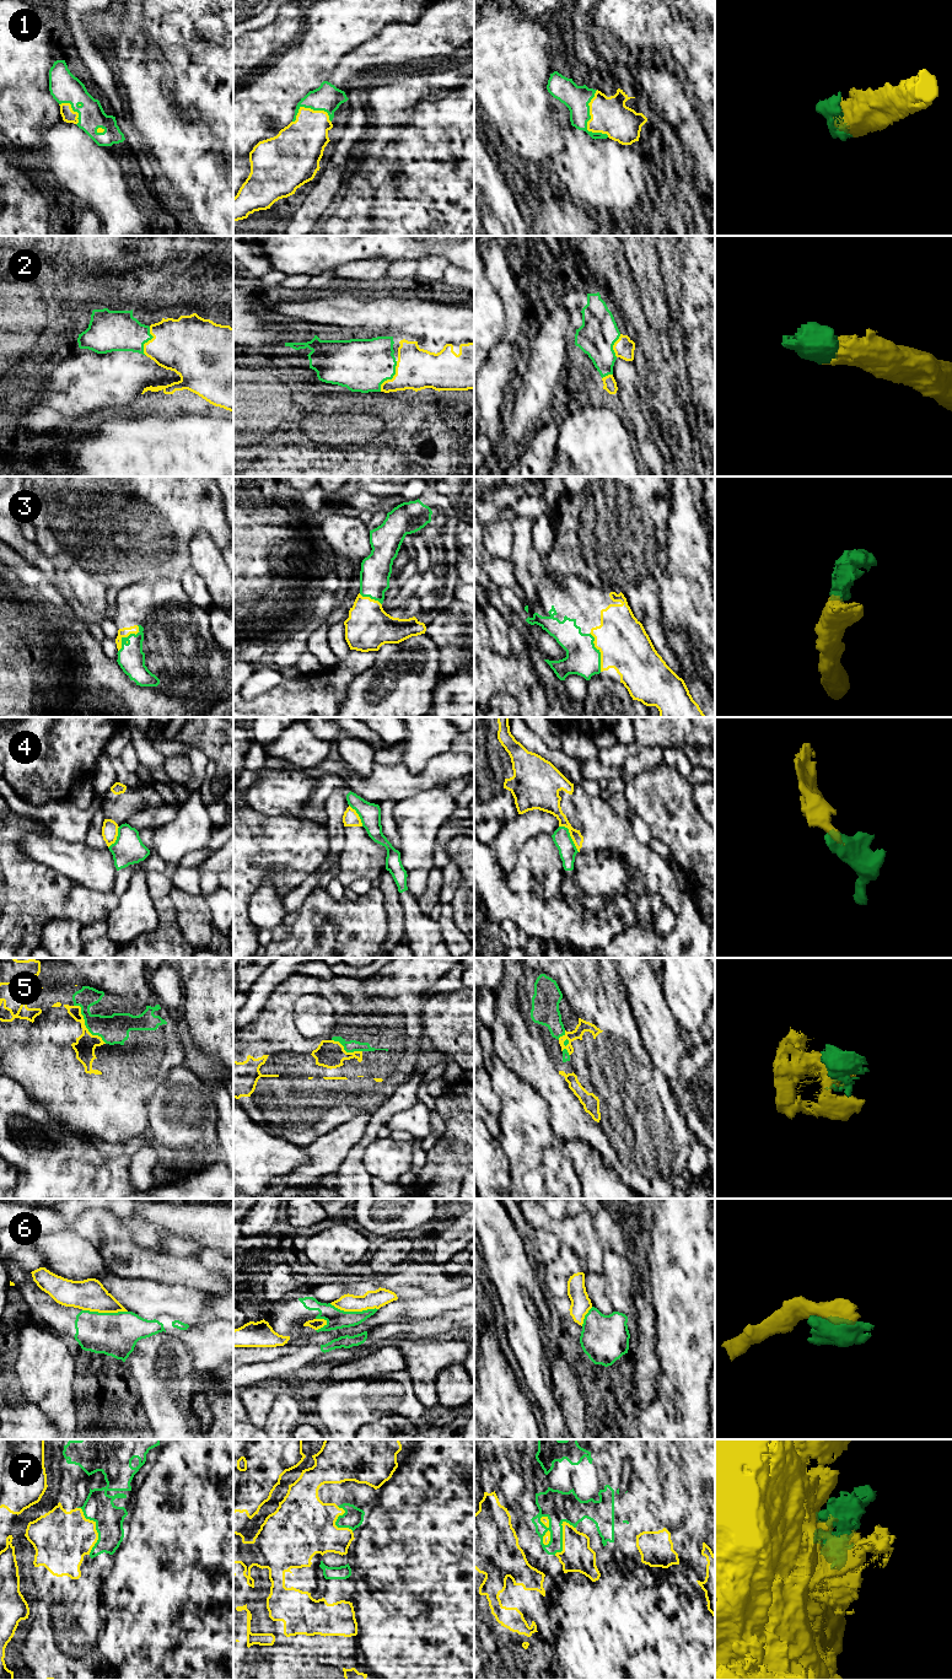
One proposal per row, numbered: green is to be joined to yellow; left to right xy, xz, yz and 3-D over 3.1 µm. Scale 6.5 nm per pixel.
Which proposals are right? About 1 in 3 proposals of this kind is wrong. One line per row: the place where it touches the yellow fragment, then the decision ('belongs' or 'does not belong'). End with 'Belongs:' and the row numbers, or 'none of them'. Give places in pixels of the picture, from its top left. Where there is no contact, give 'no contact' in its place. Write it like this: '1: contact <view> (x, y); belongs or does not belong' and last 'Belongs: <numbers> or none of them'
1: contact yz (589, 120); belongs
2: contact xz (392, 378); belongs
3: contact yz (600, 651); belongs
4: contact yz (570, 835); does not belong
5: contact xy (84, 1024); belongs
6: contact xz (354, 1310); does not belong
7: contact xy (95, 1528); does not belong
Belongs: 1, 2, 3, 5

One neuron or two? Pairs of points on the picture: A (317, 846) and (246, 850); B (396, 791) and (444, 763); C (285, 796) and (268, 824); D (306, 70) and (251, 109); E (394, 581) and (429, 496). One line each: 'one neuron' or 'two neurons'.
A: one neuron
B: one neuron
C: two neurons
D: one neuron
E: one neuron

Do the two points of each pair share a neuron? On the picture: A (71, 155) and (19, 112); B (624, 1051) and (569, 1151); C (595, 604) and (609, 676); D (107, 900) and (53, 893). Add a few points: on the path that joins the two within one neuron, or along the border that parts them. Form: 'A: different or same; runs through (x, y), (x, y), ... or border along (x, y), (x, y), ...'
A: different; border along (53, 124), (43, 134), (41, 149)
B: different; border along (563, 1141), (585, 1141), (600, 1154)
C: same; runs through (595, 622), (600, 634), (609, 644), (609, 658)
D: same; runs through (92, 905), (64, 906)

